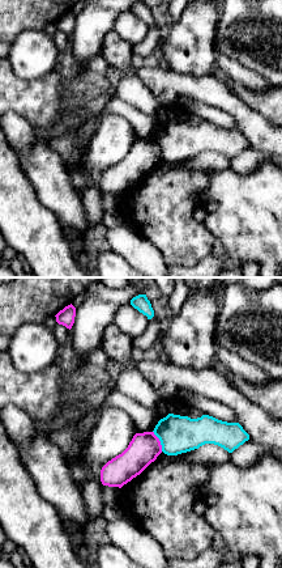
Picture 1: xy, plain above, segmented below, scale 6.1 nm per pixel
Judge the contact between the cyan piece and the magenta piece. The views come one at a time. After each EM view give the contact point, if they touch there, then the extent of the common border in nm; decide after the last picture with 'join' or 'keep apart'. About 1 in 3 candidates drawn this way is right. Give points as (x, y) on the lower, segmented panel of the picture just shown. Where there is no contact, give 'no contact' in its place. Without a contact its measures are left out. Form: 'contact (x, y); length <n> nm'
contact (159, 440); length 140 nm

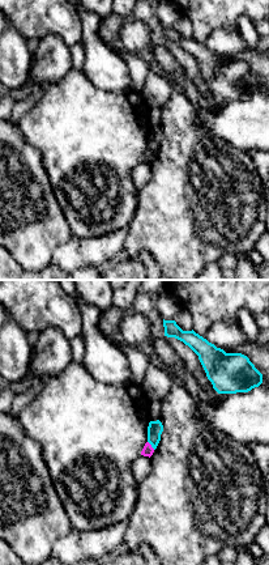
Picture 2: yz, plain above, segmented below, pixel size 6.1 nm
contact (150, 444); length 70 nm

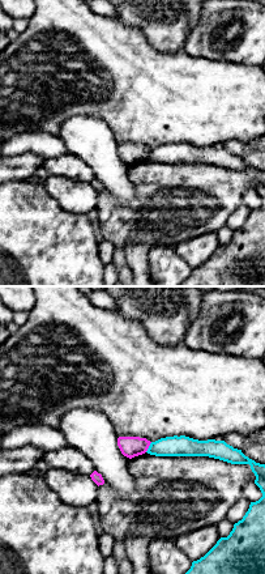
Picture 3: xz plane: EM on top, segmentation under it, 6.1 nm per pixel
contact (149, 447); length 80 nm

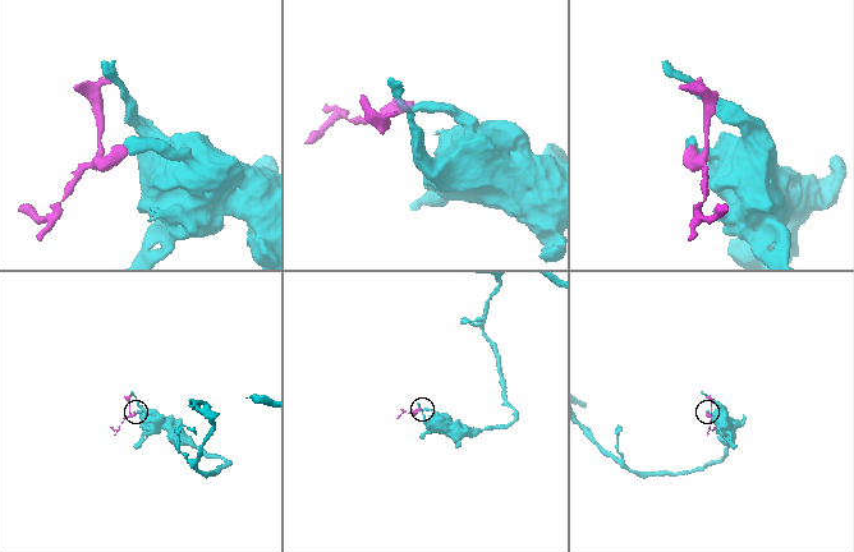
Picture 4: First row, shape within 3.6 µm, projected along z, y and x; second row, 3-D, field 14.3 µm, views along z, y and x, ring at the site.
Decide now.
keep apart

